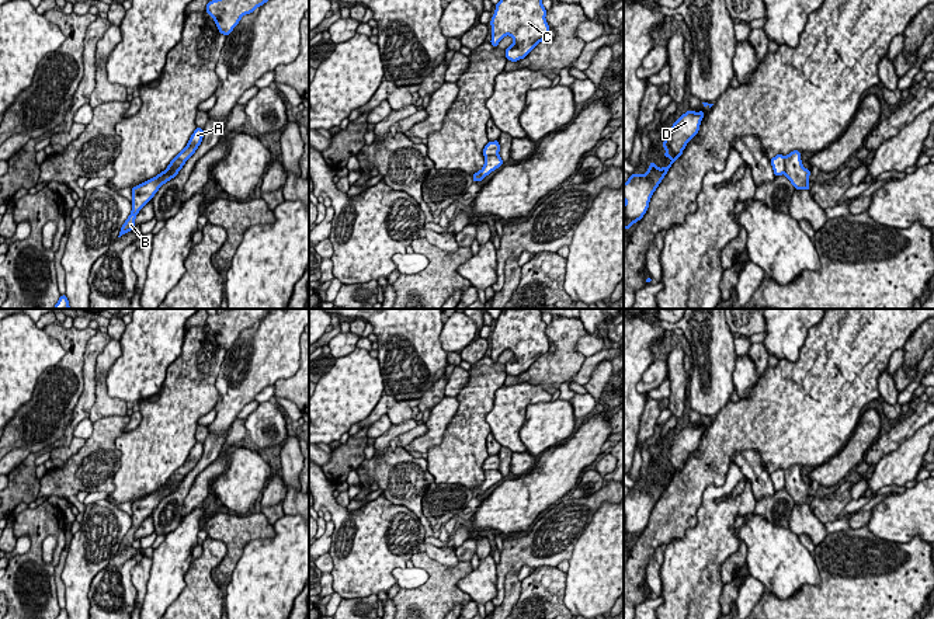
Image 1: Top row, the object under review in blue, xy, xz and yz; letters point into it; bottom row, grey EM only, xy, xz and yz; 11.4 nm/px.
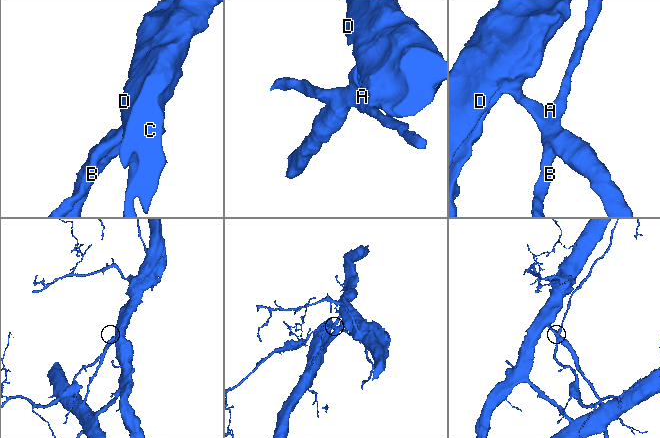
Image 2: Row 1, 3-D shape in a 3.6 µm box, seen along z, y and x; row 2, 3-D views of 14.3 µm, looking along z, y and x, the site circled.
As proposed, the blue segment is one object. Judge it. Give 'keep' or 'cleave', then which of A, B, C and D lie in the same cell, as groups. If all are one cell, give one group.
cleave | A / B C D

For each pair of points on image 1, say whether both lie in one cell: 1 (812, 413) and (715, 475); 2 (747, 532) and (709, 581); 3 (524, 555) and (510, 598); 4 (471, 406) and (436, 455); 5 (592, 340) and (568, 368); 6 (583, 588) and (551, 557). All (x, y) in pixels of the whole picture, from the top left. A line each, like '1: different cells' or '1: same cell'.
1: same cell
2: different cells
3: different cells
4: same cell
5: different cells
6: different cells

